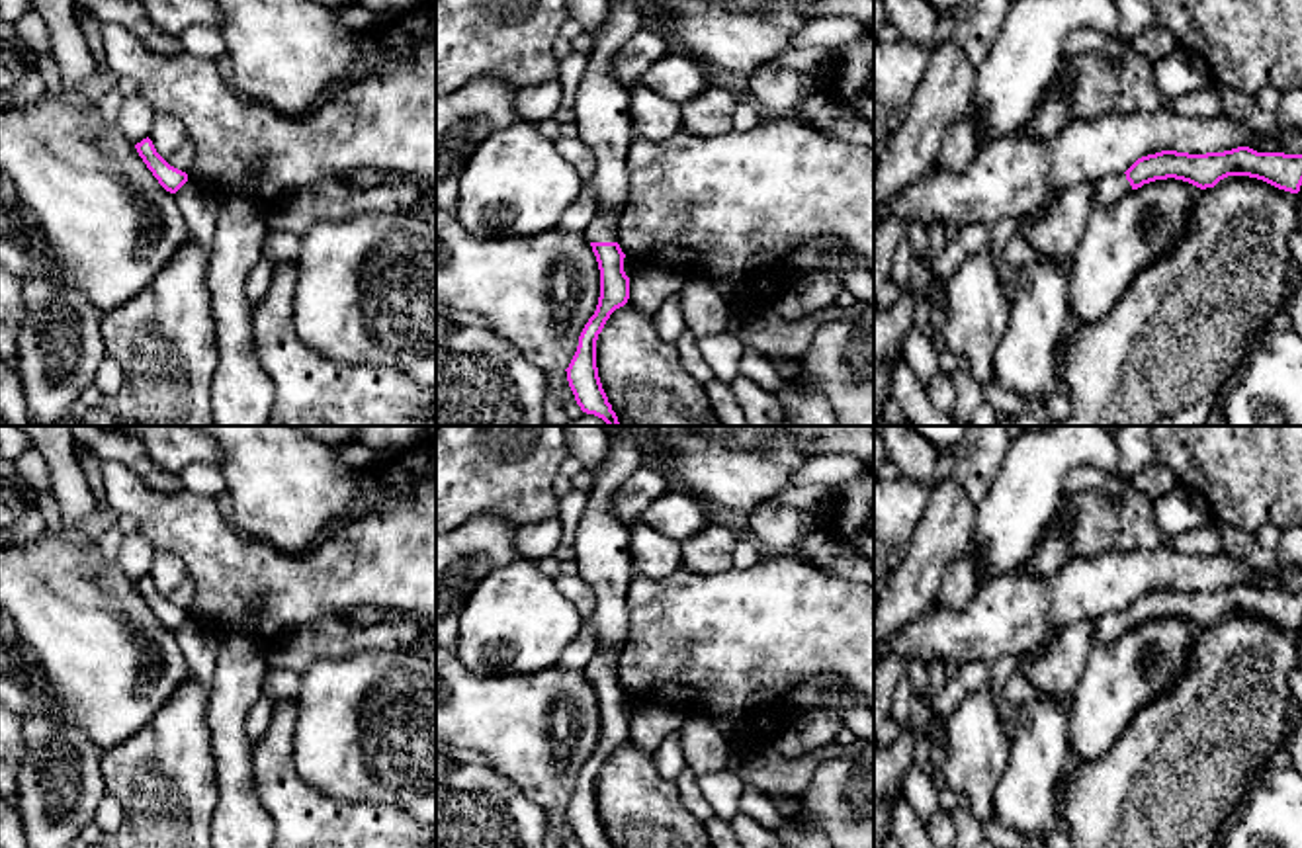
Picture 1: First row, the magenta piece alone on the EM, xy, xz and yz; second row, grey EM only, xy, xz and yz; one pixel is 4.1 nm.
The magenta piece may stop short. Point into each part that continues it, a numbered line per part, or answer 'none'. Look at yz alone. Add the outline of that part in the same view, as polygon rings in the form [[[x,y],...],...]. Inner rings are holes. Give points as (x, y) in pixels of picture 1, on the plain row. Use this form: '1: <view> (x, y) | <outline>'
1: yz (1111, 626) | [[[1124,610],[1105,614],[1093,623],[1093,647],[1108,645],[1132,629]]]

